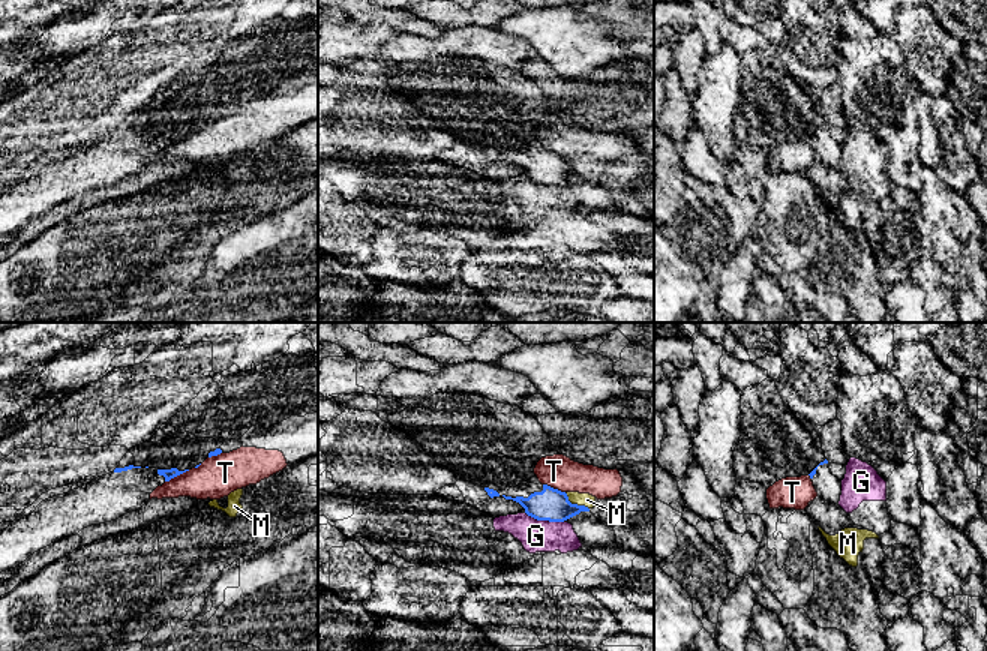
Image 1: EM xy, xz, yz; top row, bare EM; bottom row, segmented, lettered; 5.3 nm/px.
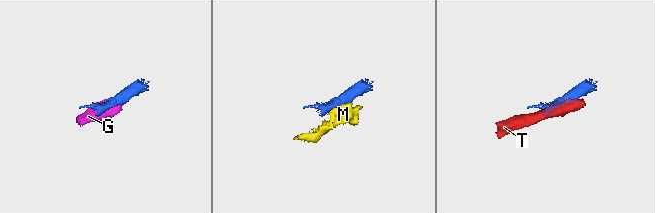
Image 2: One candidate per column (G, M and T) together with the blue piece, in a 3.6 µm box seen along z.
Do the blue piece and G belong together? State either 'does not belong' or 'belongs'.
does not belong

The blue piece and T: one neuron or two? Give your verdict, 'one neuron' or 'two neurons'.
two neurons

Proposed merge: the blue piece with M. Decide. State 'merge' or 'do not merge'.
do not merge

